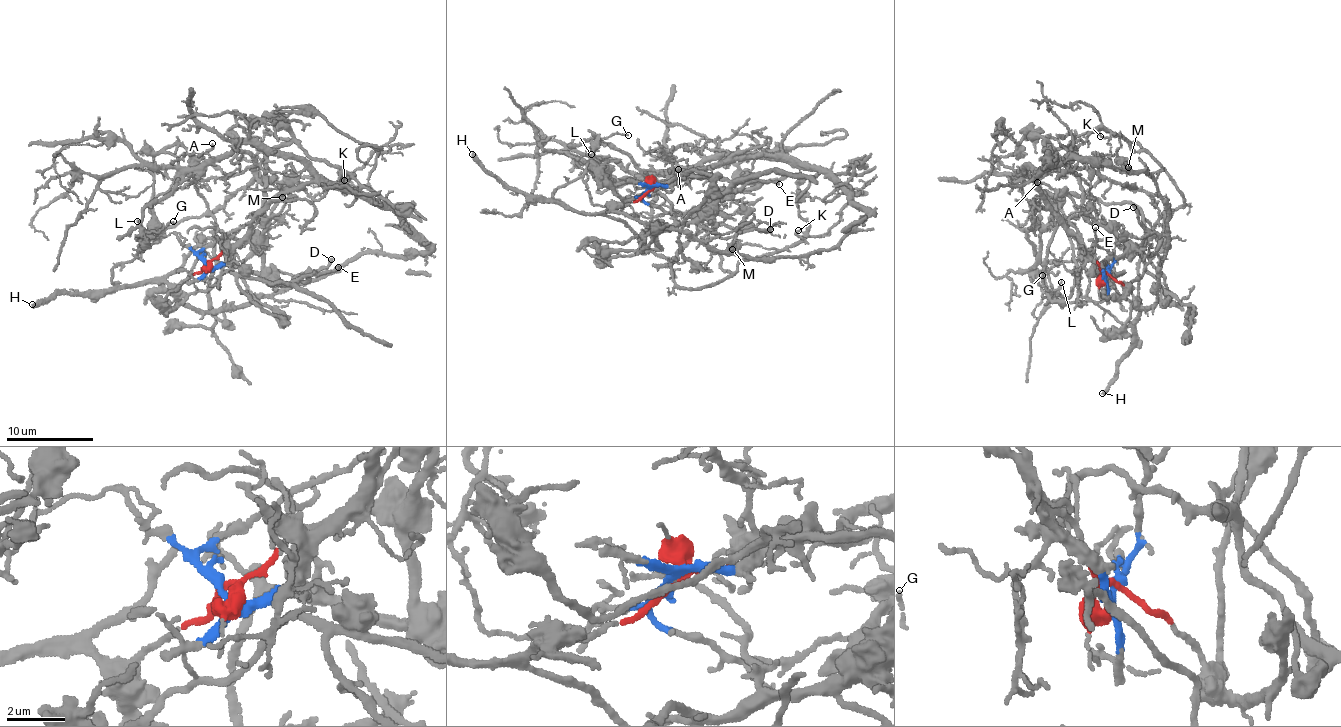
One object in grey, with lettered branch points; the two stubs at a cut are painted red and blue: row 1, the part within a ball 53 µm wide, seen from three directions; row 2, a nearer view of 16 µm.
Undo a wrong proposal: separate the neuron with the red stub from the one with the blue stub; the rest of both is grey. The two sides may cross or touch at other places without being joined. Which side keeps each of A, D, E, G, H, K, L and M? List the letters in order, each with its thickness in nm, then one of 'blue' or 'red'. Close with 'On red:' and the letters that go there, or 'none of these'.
A: calibre 170 nm; blue
D: calibre 220 nm; blue
E: calibre 200 nm; blue
G: calibre 130 nm; blue
H: calibre 360 nm; red
K: calibre 110 nm; red
L: calibre 120 nm; blue
M: calibre 200 nm; red
On red: H, K, M

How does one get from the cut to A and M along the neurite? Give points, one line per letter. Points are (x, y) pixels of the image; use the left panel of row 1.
A: (205, 262), (199, 251), (217, 242), (235, 260), (219, 261), (214, 256), (214, 217), (191, 165), (212, 143)
M: (205, 262), (180, 284), (165, 279), (209, 240), (259, 236), (286, 185), (323, 180), (288, 183), (283, 197)

